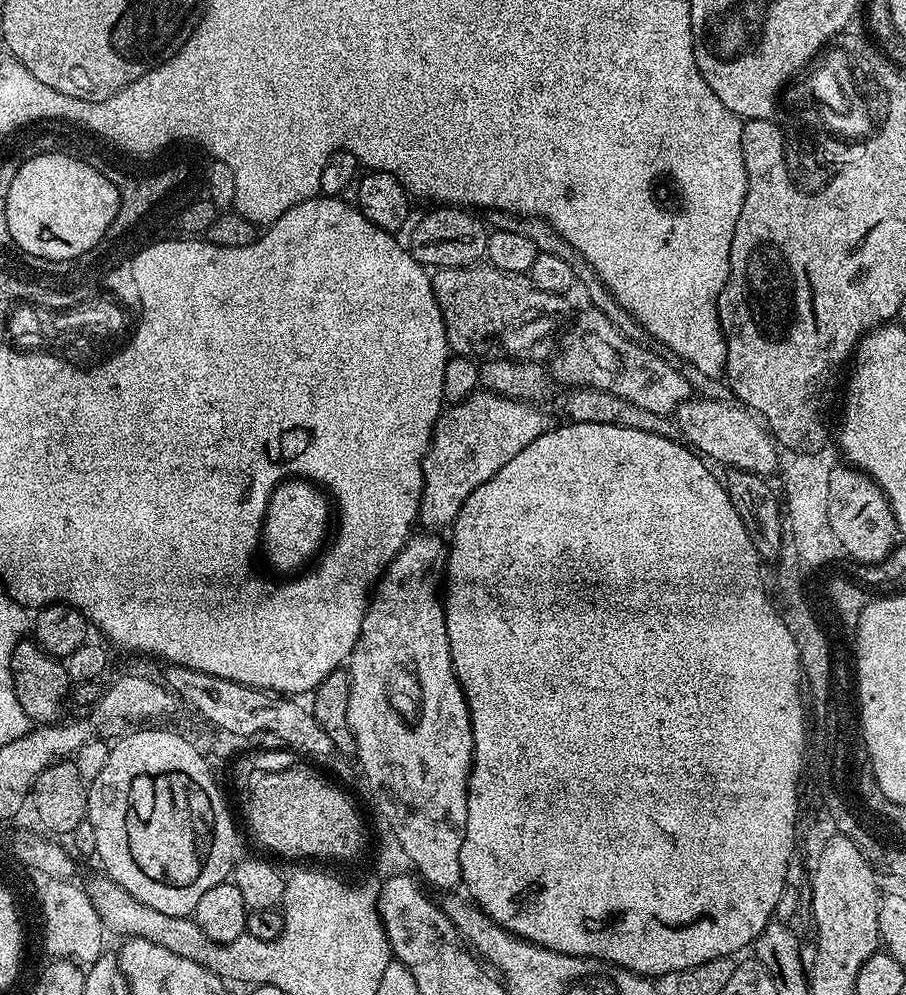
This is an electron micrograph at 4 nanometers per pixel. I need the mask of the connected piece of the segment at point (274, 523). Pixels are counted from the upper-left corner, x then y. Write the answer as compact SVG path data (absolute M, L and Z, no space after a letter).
M299 478L285 480L272 491L268 508L264 511L262 556L264 552L265 558L278 571L284 572L280 574L292 574L303 569L321 551L325 543L324 527L328 524L328 512L330 516L329 497L317 485Z

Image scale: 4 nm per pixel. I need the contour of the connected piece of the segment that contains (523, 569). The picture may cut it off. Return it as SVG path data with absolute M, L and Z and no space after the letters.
M564 422L564 423L561 423L561 425L562 425L562 426L561 426L561 428L556 428L556 427L553 427L553 428L552 428L552 429L551 429L551 430L549 430L549 431L547 431L547 432L543 432L543 434L542 434L542 435L541 435L541 436L539 436L539 437L538 437L538 438L534 438L534 442L530 442L530 446L526 446L526 450L522 450L522 451L521 451L521 452L520 452L520 453L519 453L519 454L517 454L517 455L516 455L516 456L515 456L515 457L514 457L514 458L510 458L510 462L506 462L506 466L502 466L502 470L498 470L498 474L494 474L494 478L490 478L490 482L482 482L482 486L478 486L478 490L474 490L474 494L470 494L470 498L466 498L466 502L465 502L465 503L464 503L464 505L463 505L463 506L462 506L462 510L461 510L461 511L460 511L460 513L459 513L459 514L458 514L458 518L457 518L457 519L456 519L456 522L455 522L455 524L453 524L453 525L452 525L452 527L451 527L451 529L450 529L450 535L452 535L452 546L451 546L451 542L450 542L450 547L449 547L449 548L448 548L448 549L447 549L447 552L446 552L446 584L447 584L447 580L448 580L448 600L447 600L447 596L446 596L446 599L445 599L445 600L444 600L444 601L443 601L443 605L444 605L444 621L445 621L445 622L446 622L446 634L447 634L447 635L448 635L448 637L449 637L449 638L450 638L450 654L451 654L451 655L452 655L452 665L453 665L453 666L454 666L454 670L455 670L455 671L456 671L456 679L457 679L457 681L458 681L458 683L460 683L460 685L461 685L461 686L462 686L462 690L463 690L463 691L464 691L464 697L465 697L465 698L466 698L466 702L467 702L467 703L468 703L468 717L467 717L467 719L468 719L468 720L469 720L469 721L470 721L470 723L471 723L471 722L472 722L472 728L471 728L471 724L470 724L470 739L471 739L471 742L472 742L472 772L471 772L471 773L470 773L470 774L469 774L469 776L467 776L467 777L468 777L468 813L467 813L467 814L466 814L466 834L465 834L465 835L464 835L464 841L463 841L463 842L462 842L462 854L461 854L461 855L460 855L460 865L461 865L461 866L462 866L462 874L461 874L461 875L460 875L460 879L461 879L461 881L462 881L462 884L463 884L463 887L464 887L464 888L465 888L465 889L466 889L466 888L467 888L467 887L468 887L468 889L466 889L466 892L467 892L467 895L468 895L468 896L469 896L469 897L471 897L471 899L473 899L473 900L475 900L475 901L476 901L476 904L477 904L477 905L478 905L478 907L479 907L479 908L481 908L481 910L482 910L482 911L484 911L484 913L486 913L486 915L488 915L488 916L489 916L489 917L490 917L490 919L492 919L492 920L493 920L493 921L494 921L494 922L498 922L498 926L502 926L502 927L503 927L503 928L504 928L504 929L505 929L505 930L506 930L506 931L508 931L508 932L513 932L513 934L515 934L515 935L516 935L516 936L521 936L521 937L522 937L522 939L523 939L523 940L528 940L528 941L529 941L529 942L531 942L531 943L532 943L532 944L537 944L537 945L538 945L538 946L542 946L542 947L543 947L543 948L549 948L549 949L550 949L550 950L554 950L554 951L555 951L555 952L561 952L561 953L562 953L562 954L570 954L570 955L571 955L571 956L592 956L592 957L594 957L594 958L595 958L595 959L596 959L596 960L607 960L607 961L608 961L608 963L610 963L610 964L616 964L616 965L618 965L618 966L619 966L619 967L620 967L620 968L625 968L625 969L626 969L626 970L630 970L630 971L631 971L631 972L637 972L637 974L639 974L639 975L640 975L640 976L646 976L646 977L649 977L649 978L657 978L657 977L656 977L656 976L668 976L668 975L670 975L670 976L669 976L669 977L671 977L671 976L672 976L672 975L673 975L673 974L679 974L679 973L681 973L681 972L685 972L685 970L687 970L687 968L689 968L689 967L690 967L690 966L698 966L698 965L699 965L699 964L701 964L701 963L702 963L702 962L710 962L710 961L711 961L711 960L713 960L713 959L714 959L714 958L722 958L722 957L723 957L723 956L731 956L731 957L735 957L735 956L736 956L736 955L737 955L737 953L736 953L736 952L740 952L740 951L742 951L742 950L743 950L743 948L744 948L744 947L746 947L746 946L747 946L747 944L748 944L748 947L749 947L749 945L751 945L751 944L752 944L752 943L753 943L753 942L754 942L754 941L756 941L756 939L757 939L757 938L758 938L758 934L762 934L762 930L763 930L763 929L764 929L764 928L765 928L765 926L767 926L767 925L768 925L768 923L770 923L770 921L771 921L771 920L772 920L772 919L773 919L773 917L775 917L775 914L776 914L776 907L777 907L777 906L778 906L778 898L782 898L782 894L783 894L783 893L784 893L784 890L785 890L785 887L786 887L786 881L784 881L784 879L786 879L786 878L787 878L787 876L788 876L788 863L790 863L790 862L791 862L791 861L792 861L792 862L793 862L793 860L794 860L794 853L795 853L795 851L796 851L796 849L797 849L797 847L796 847L796 839L797 839L797 815L798 815L798 793L799 793L799 791L800 791L800 785L801 785L801 772L802 772L802 771L803 771L803 769L804 769L804 765L805 765L805 709L804 709L804 706L803 706L803 702L802 702L802 700L801 700L801 699L800 699L800 697L799 697L799 696L798 696L798 694L797 694L797 692L796 692L796 689L795 689L795 687L794 687L794 649L793 649L793 648L792 648L792 647L791 647L791 643L790 643L790 642L786 642L786 633L785 633L785 632L784 632L784 630L776 630L776 619L774 619L774 617L773 617L773 613L774 613L774 604L773 604L773 601L772 601L772 600L771 600L771 599L769 599L769 600L767 600L767 602L766 602L766 603L765 603L765 604L760 604L760 596L761 596L761 594L762 594L762 593L764 593L764 592L765 592L765 591L766 591L766 588L765 588L765 585L764 585L764 584L763 584L763 583L762 583L762 584L759 584L759 582L758 582L758 581L756 581L756 574L757 574L757 578L758 578L758 569L759 569L759 568L760 568L760 567L761 567L761 564L762 564L762 559L761 559L761 557L760 557L760 555L759 555L759 553L757 553L757 552L756 552L756 550L755 550L755 546L754 546L754 544L753 544L753 543L752 543L752 542L751 542L751 540L750 540L750 535L748 535L748 534L747 534L747 530L746 530L746 526L744 526L744 525L743 525L743 522L742 522L742 518L740 518L740 517L739 517L739 514L738 514L738 510L736 510L736 509L735 509L735 508L734 508L734 503L732 503L732 501L731 501L731 500L730 500L730 498L729 498L729 497L728 497L728 494L727 494L727 490L726 490L726 488L725 488L725 485L724 485L724 484L723 484L723 483L722 483L722 480L721 480L721 477L720 477L720 476L719 476L719 475L718 475L718 477L716 477L716 476L715 476L715 474L714 474L714 473L712 473L712 472L711 472L711 470L710 470L710 469L708 469L708 468L707 468L707 466L708 466L708 467L709 467L709 465L708 465L708 464L707 464L707 463L705 463L705 461L704 461L704 460L703 460L703 459L701 459L701 457L700 457L700 456L699 456L699 455L697 455L697 453L696 453L696 452L695 452L695 451L693 451L693 449L692 449L692 448L691 448L691 447L689 447L689 445L688 445L688 444L687 444L687 443L684 443L684 442L681 442L681 441L680 441L680 440L679 440L679 439L677 439L677 440L678 440L678 441L676 441L676 438L673 438L673 437L672 437L672 436L659 436L659 435L658 435L658 434L650 434L650 433L649 433L649 432L643 432L643 431L642 431L642 430L622 430L622 426L598 426L598 425L597 425L597 424L573 424L573 423L571 423L571 422Z

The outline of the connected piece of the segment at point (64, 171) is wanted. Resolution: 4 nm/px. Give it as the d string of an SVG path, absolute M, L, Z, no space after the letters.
M46 152L28 157L17 168L6 198L6 222L10 222L14 242L26 254L38 254L44 260L72 259L101 240L114 221L118 208L119 192L105 174L78 157Z

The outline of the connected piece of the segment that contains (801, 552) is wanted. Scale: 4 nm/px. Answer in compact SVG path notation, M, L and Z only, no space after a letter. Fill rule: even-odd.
M824 447L820 452L790 452L781 451L778 456L779 491L785 506L783 519L786 521L786 532L792 535L792 548L796 551L795 559L800 563L800 578L798 582L804 586L812 576L815 568L828 564L842 549L838 538L834 538L834 530L830 526L828 499L830 498L830 474L838 466L838 456L831 447ZM804 502L811 502L806 509L801 510Z

